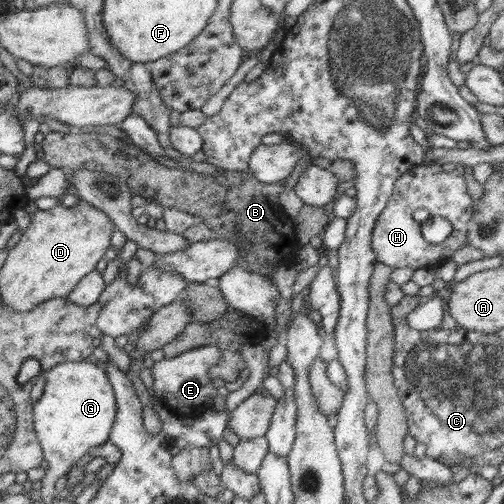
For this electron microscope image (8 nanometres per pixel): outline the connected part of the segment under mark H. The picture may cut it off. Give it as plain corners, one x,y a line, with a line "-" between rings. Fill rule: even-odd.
447,164
442,167
418,165
411,171
398,177
390,201
386,204
386,208
382,210
382,213
380,213
380,216
376,219
374,228
372,229
371,247
376,254
377,261
392,267
392,269
429,268
435,270
442,263
449,261
450,256
454,254
455,250
469,245
467,241
467,224
472,213
474,213
474,202
472,202
472,198
467,194
464,169
465,167
460,164
-
418,209
428,210
430,215
441,216
448,220
452,225
451,236
446,238
446,240
442,241
440,244
426,242
420,234
421,223
418,223
418,221
412,217
412,213

